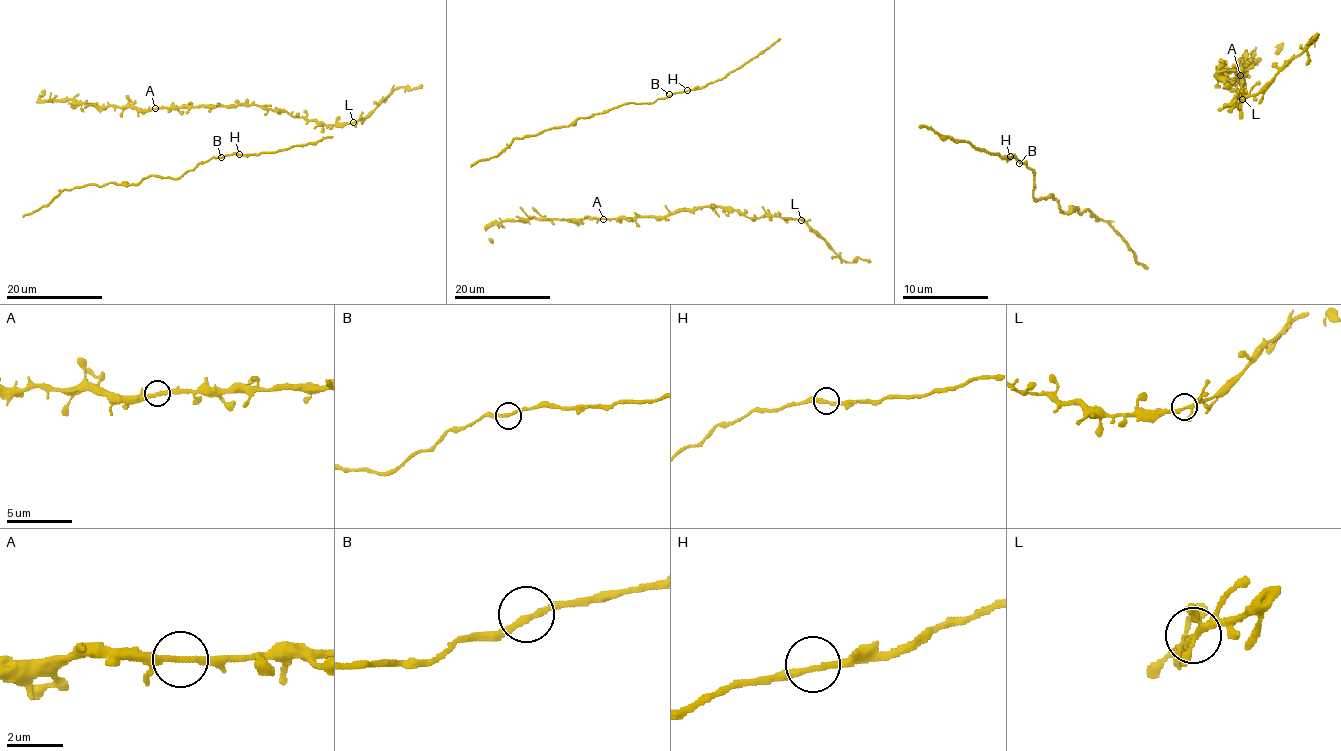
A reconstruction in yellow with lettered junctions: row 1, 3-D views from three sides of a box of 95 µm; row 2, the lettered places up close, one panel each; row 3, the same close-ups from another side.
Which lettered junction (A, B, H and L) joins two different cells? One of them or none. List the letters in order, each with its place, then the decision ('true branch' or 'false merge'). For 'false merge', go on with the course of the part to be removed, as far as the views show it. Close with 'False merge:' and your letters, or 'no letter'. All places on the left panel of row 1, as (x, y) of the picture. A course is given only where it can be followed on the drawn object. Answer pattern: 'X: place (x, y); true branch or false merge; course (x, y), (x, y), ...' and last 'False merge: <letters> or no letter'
A: place (155, 108); true branch
B: place (221, 157); true branch
H: place (239, 154); true branch
L: place (353, 122); true branch
False merge: no letter

